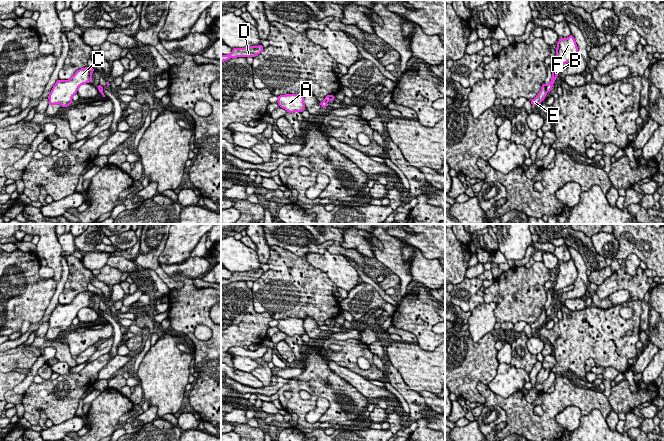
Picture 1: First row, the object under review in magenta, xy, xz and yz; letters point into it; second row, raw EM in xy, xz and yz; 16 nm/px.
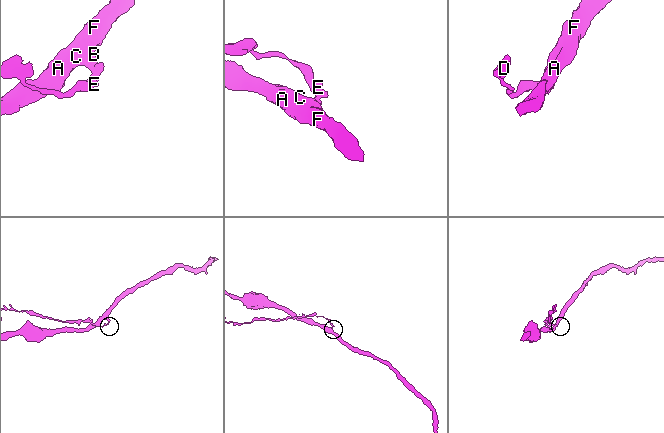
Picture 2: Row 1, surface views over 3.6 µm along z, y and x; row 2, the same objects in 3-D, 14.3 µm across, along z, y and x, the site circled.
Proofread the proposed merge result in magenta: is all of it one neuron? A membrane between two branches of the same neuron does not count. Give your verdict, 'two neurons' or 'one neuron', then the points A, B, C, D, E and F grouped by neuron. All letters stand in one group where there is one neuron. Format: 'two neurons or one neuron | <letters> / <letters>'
two neurons | A B C F / D E

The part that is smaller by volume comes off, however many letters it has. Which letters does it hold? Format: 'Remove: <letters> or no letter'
Remove: D, E

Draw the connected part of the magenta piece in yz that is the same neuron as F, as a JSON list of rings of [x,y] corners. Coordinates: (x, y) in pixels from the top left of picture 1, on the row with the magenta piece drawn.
[[[572,34],[568,38],[559,39],[556,49],[556,57],[551,64],[552,79],[546,86],[547,92],[551,91],[554,81],[559,74],[557,67],[574,60],[577,53],[578,47]]]

